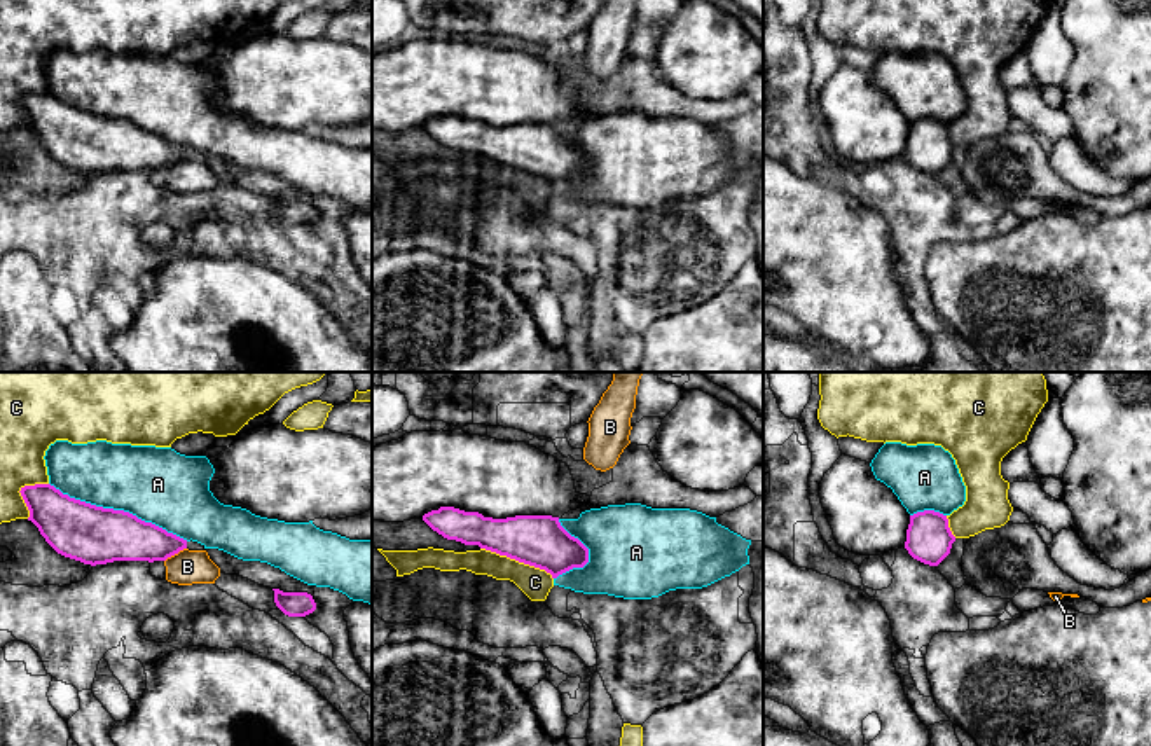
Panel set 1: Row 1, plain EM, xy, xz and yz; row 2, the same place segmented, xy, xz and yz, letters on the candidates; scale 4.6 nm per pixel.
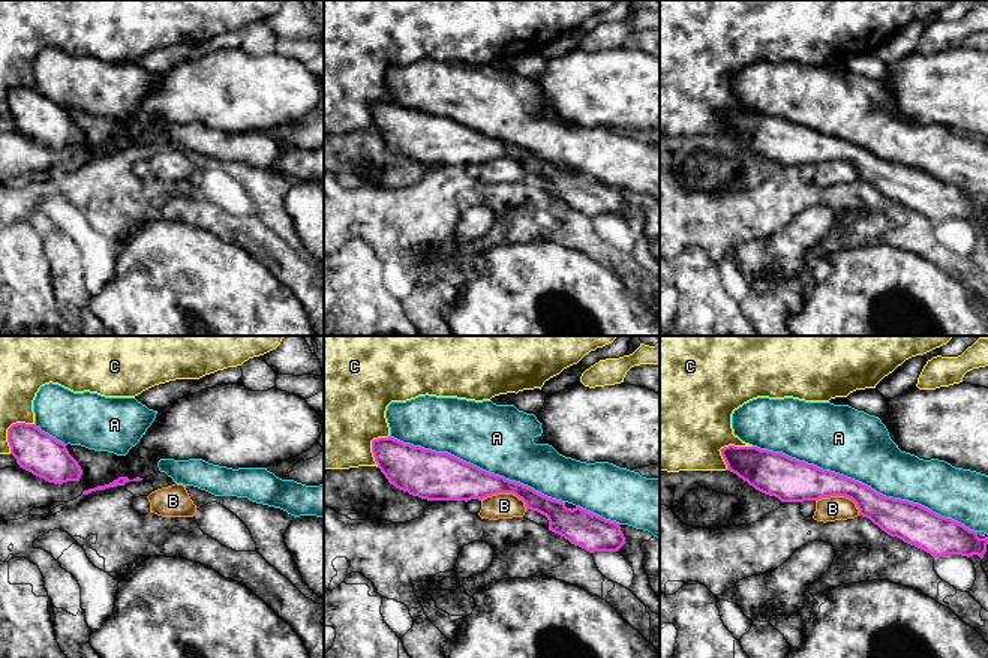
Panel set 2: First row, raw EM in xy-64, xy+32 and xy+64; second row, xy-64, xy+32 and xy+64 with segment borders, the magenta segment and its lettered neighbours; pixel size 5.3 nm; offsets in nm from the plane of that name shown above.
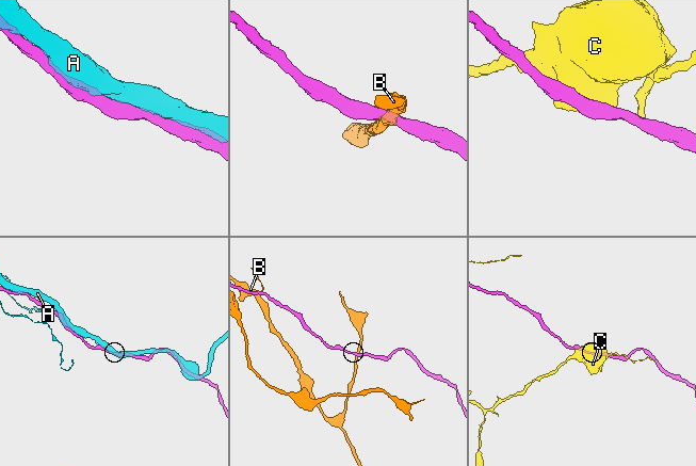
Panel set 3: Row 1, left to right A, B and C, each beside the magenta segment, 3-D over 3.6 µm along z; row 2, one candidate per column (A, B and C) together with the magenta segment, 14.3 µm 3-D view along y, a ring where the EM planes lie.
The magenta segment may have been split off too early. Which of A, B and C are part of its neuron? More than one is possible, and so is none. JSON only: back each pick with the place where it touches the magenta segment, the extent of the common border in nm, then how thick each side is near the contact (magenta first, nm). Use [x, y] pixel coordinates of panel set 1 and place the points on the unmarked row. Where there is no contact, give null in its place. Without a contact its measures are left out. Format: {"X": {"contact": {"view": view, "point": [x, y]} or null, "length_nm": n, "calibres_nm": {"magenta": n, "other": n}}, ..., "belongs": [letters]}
{"A": {"contact": {"view": "xy", "point": [119, 119]}, "length_nm": 700, "calibres_nm": {"magenta": 280, "other": 360}}, "belongs": ["A"]}

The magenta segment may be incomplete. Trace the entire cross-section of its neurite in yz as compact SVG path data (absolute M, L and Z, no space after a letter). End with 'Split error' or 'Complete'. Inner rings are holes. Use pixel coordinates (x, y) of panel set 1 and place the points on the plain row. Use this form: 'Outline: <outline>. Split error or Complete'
Outline: M886 51L870 75L910 122L908 162L938 175L955 150L947 126L966 110L966 94L952 63L934 52Z. Split error

